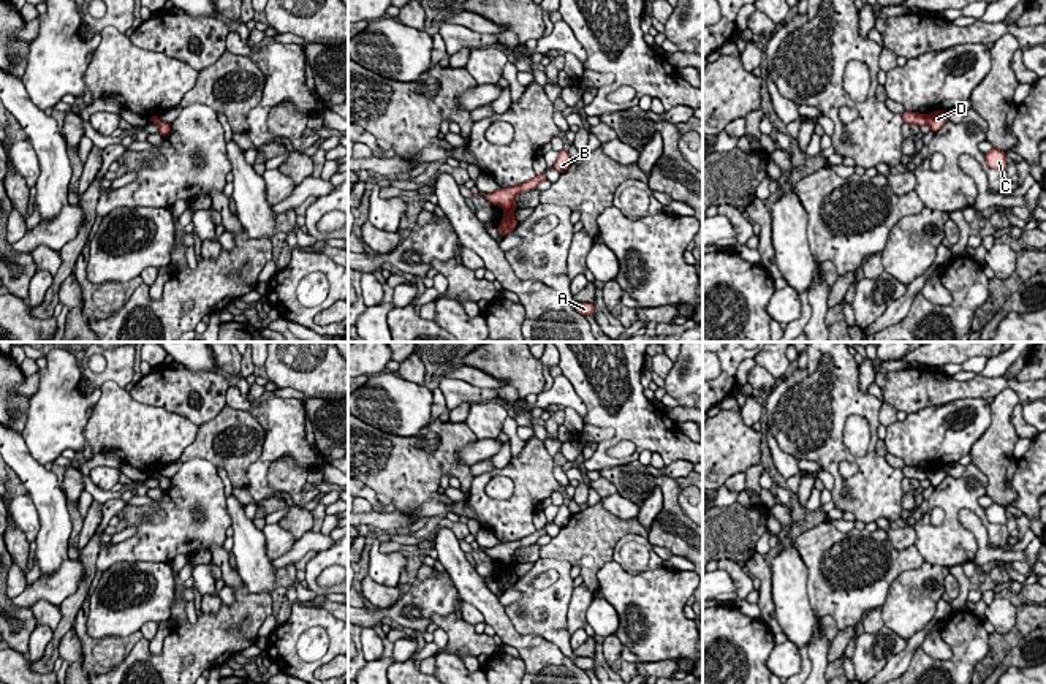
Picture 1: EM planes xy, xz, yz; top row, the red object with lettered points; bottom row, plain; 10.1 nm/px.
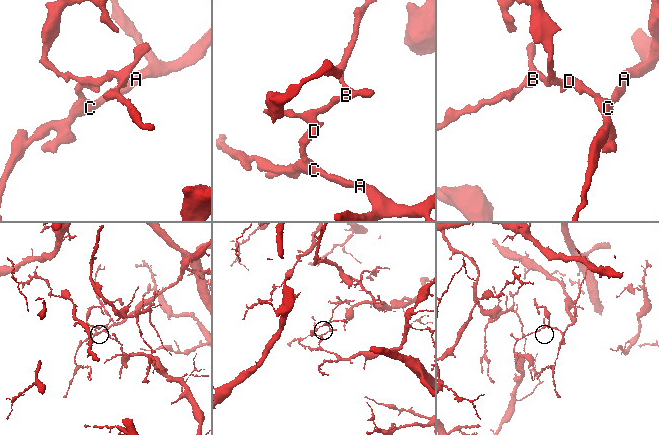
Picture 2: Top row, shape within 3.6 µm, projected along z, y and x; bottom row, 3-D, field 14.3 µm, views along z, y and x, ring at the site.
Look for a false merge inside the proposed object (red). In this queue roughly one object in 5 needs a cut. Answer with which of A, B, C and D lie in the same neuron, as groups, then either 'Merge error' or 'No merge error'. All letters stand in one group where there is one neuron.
Groups: A C D / B. Merge error

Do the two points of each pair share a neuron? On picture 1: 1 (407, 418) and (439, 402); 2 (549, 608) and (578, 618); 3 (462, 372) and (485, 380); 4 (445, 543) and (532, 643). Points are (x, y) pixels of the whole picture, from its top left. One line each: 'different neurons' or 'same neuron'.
1: different neurons
2: different neurons
3: same neuron
4: same neuron

